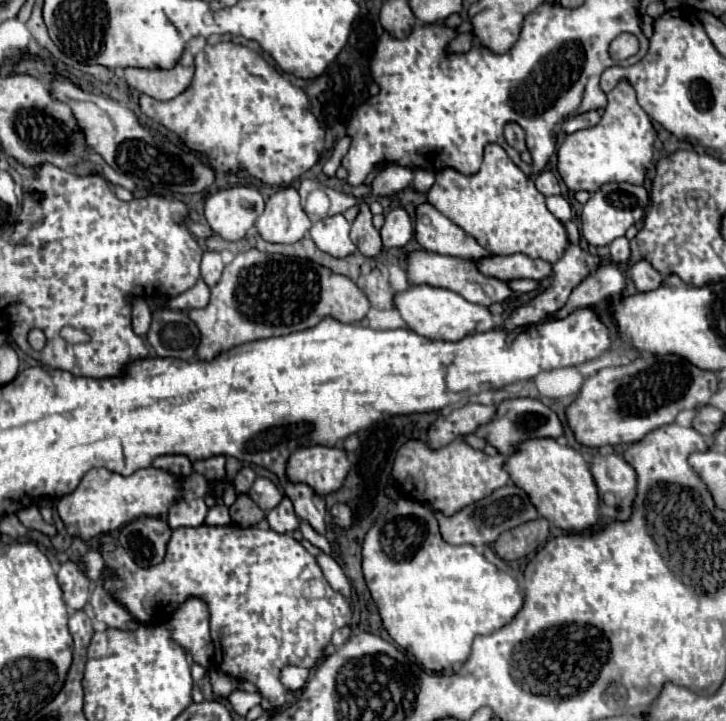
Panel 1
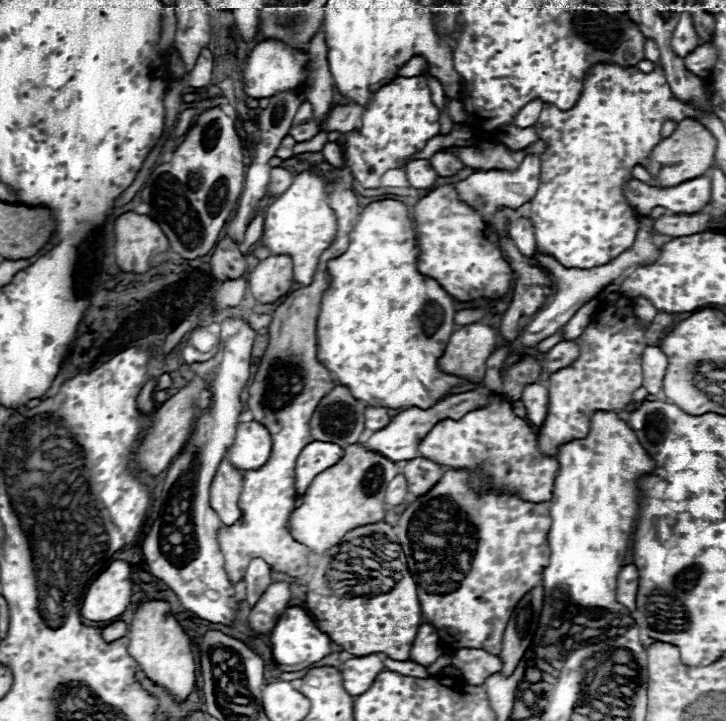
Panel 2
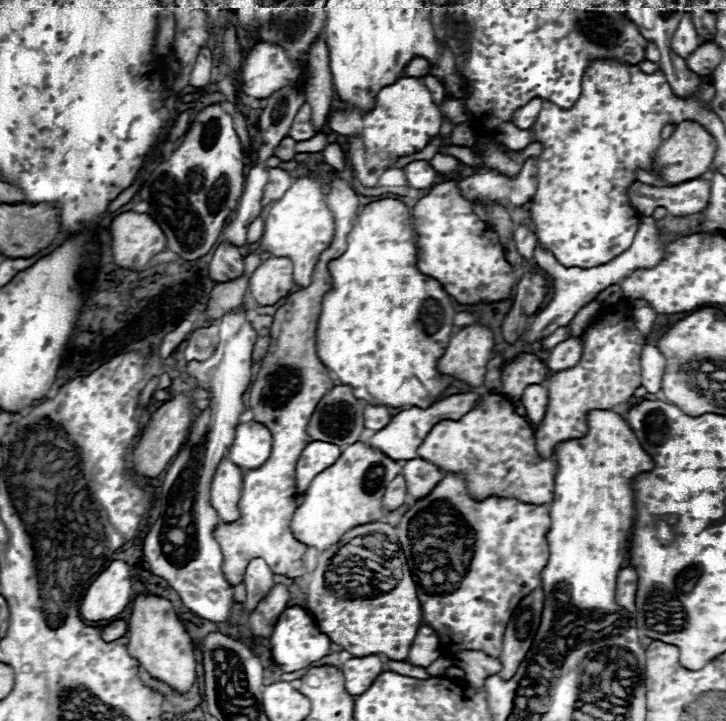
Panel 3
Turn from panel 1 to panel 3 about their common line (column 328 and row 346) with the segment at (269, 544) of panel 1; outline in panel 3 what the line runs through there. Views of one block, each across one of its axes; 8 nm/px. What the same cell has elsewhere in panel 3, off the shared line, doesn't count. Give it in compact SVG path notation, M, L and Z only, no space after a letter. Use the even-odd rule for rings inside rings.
M626 300L606 310L608 312L600 314L582 334L582 338L586 340L586 356L582 356L582 364L578 364L578 368L558 372L546 384L548 388L546 414L542 422L534 426L536 450L542 458L550 458L558 442L564 442L570 438L582 438L586 434L586 414L590 410L610 410L612 406L624 404L632 398L634 390L640 386L642 346L648 342L654 342L658 334L668 326L666 316L660 314L652 328L652 334L648 336L648 340L644 340L634 326L630 304Z

